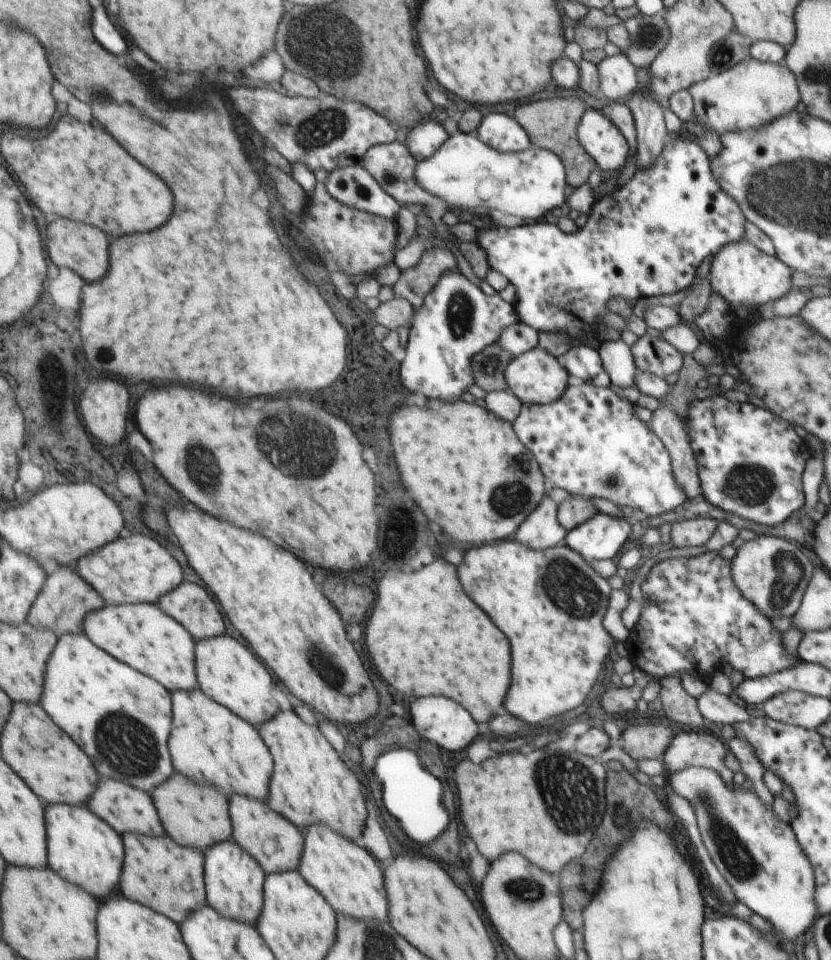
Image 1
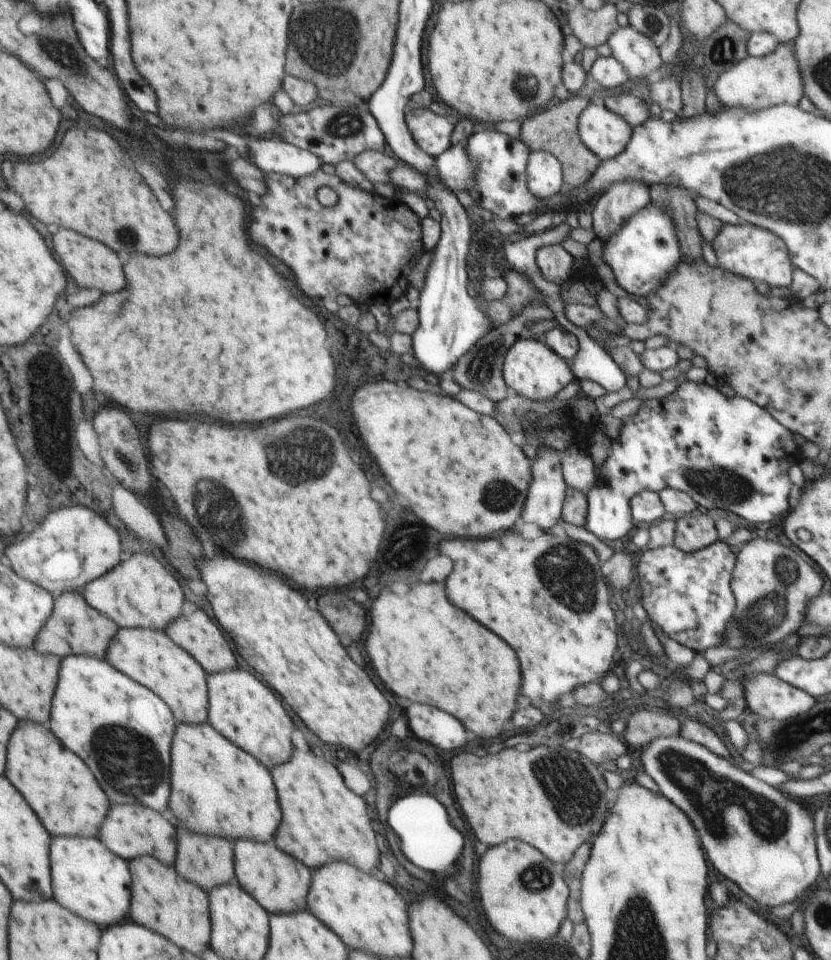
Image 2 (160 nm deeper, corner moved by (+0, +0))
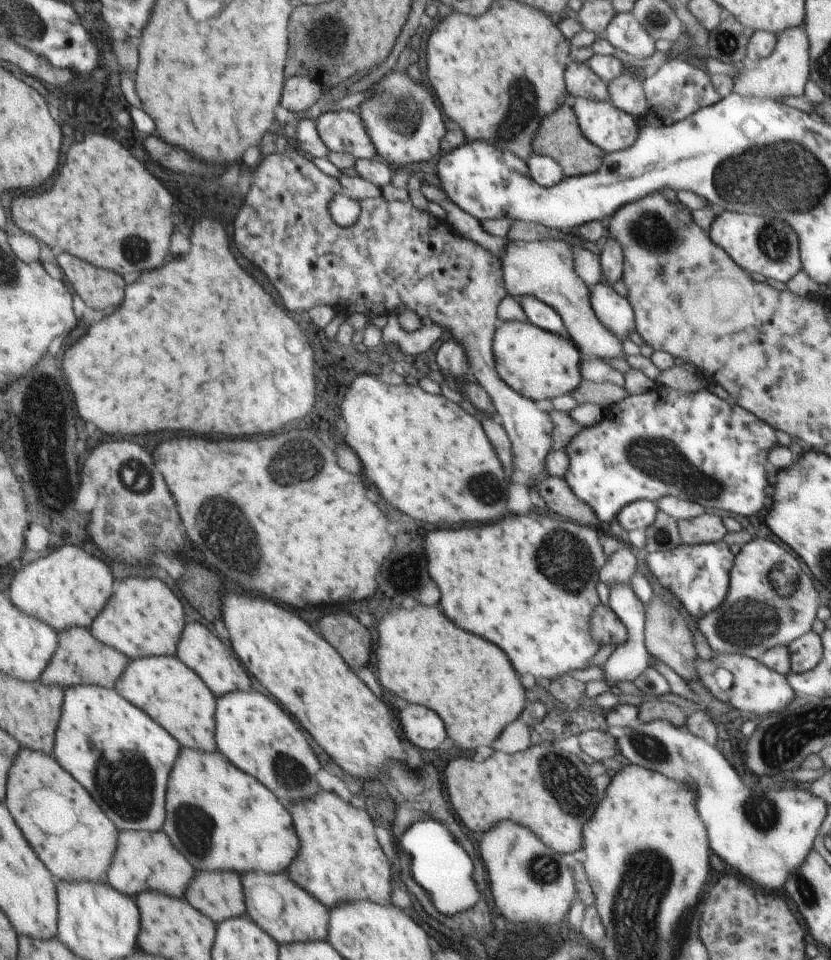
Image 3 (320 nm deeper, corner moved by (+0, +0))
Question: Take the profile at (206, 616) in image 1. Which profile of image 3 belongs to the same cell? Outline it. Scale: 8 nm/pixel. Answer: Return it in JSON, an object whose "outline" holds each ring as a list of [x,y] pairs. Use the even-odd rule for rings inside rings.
{"outline":[[[190,622],[186,624],[181,632],[175,656],[204,681],[215,697],[223,697],[234,691],[248,692],[252,690],[250,678],[246,674],[246,670],[242,668],[239,659],[228,654],[222,641],[200,623]]]}

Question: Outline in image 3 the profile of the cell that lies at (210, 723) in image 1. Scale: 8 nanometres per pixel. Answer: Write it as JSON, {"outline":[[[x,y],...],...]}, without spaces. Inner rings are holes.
{"outline":[[[181,748],[171,770],[166,807],[167,816],[162,831],[167,833],[173,846],[195,871],[228,870],[228,872],[236,872],[237,875],[254,870],[266,874],[284,872],[300,852],[300,842],[294,832],[290,812],[284,808],[273,792],[249,774],[230,764],[218,750],[205,753]]]}

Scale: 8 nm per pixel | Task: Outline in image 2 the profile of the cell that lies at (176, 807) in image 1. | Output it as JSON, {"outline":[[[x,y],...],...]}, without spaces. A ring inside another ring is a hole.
{"outline":[[[178,829],[177,838],[179,841],[175,868],[182,879],[199,886],[206,894],[210,894],[213,888],[228,885],[235,880],[233,845],[230,840],[206,835],[192,835],[187,829]]]}

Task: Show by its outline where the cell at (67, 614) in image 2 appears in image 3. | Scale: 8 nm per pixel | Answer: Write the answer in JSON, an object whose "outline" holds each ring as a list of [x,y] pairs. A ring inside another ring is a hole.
{"outline":[[[72,627],[59,633],[58,637],[59,648],[42,674],[41,682],[44,685],[56,685],[64,690],[76,685],[96,685],[114,689],[117,681],[125,674],[129,658],[119,650],[102,644],[87,628]]]}

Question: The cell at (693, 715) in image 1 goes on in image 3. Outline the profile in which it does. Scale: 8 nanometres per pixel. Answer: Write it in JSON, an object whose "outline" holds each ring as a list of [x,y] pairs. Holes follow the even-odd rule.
{"outline":[[[660,588],[660,592],[656,590],[650,597],[648,604],[645,604],[643,635],[647,651],[670,666],[687,683],[688,681],[698,680],[695,669],[695,658],[698,655],[692,641],[690,629],[688,629],[684,618],[680,615],[682,614],[680,610],[682,610],[680,601],[675,599],[673,594],[668,594],[664,588]]]}

